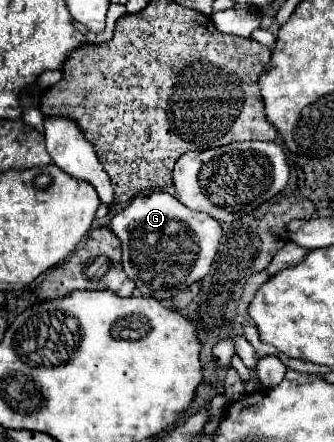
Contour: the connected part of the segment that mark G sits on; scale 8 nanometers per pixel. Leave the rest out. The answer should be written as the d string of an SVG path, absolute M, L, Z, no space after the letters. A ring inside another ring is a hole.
M168 192L134 198L112 218L110 230L122 242L122 266L126 276L136 284L142 296L156 300L174 298L190 284L202 280L210 270L222 238L222 228L212 216L188 210ZM160 244L164 244L164 250L160 250Z

